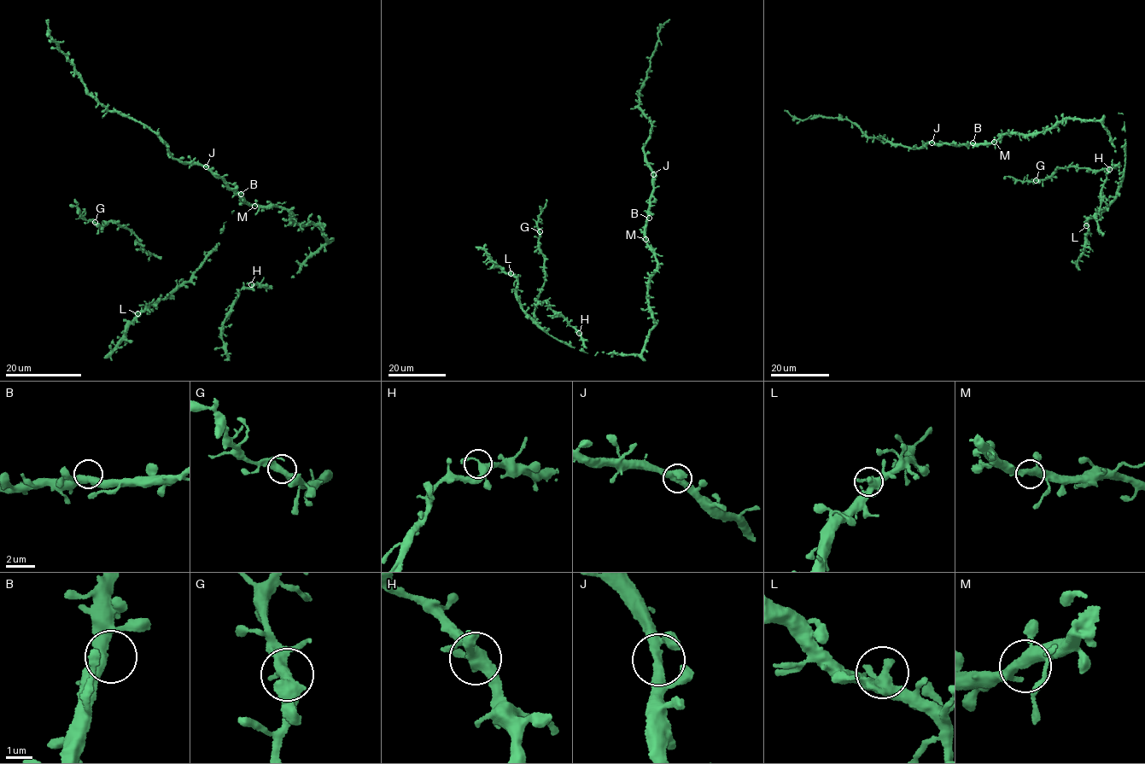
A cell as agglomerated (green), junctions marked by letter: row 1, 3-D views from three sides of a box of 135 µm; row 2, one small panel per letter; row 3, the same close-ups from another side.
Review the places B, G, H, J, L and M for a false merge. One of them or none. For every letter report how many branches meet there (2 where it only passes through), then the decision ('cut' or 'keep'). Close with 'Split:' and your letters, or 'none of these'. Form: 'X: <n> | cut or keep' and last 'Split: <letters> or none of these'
B: 3 | keep
G: 3 | keep
H: 3 | keep
J: 3 | keep
L: 3 | keep
M: 3 | keep
Split: none of these

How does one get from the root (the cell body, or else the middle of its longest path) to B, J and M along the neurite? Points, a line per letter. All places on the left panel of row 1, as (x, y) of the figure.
B: (300, 224), (289, 220), (291, 212), (283, 208), (273, 204), (250, 204), (242, 200), (241, 194)
J: (300, 224), (289, 220), (291, 212), (283, 207), (273, 204), (255, 205), (242, 200), (207, 166)
M: (300, 224), (289, 220), (291, 212), (283, 207), (273, 204), (254, 206)

